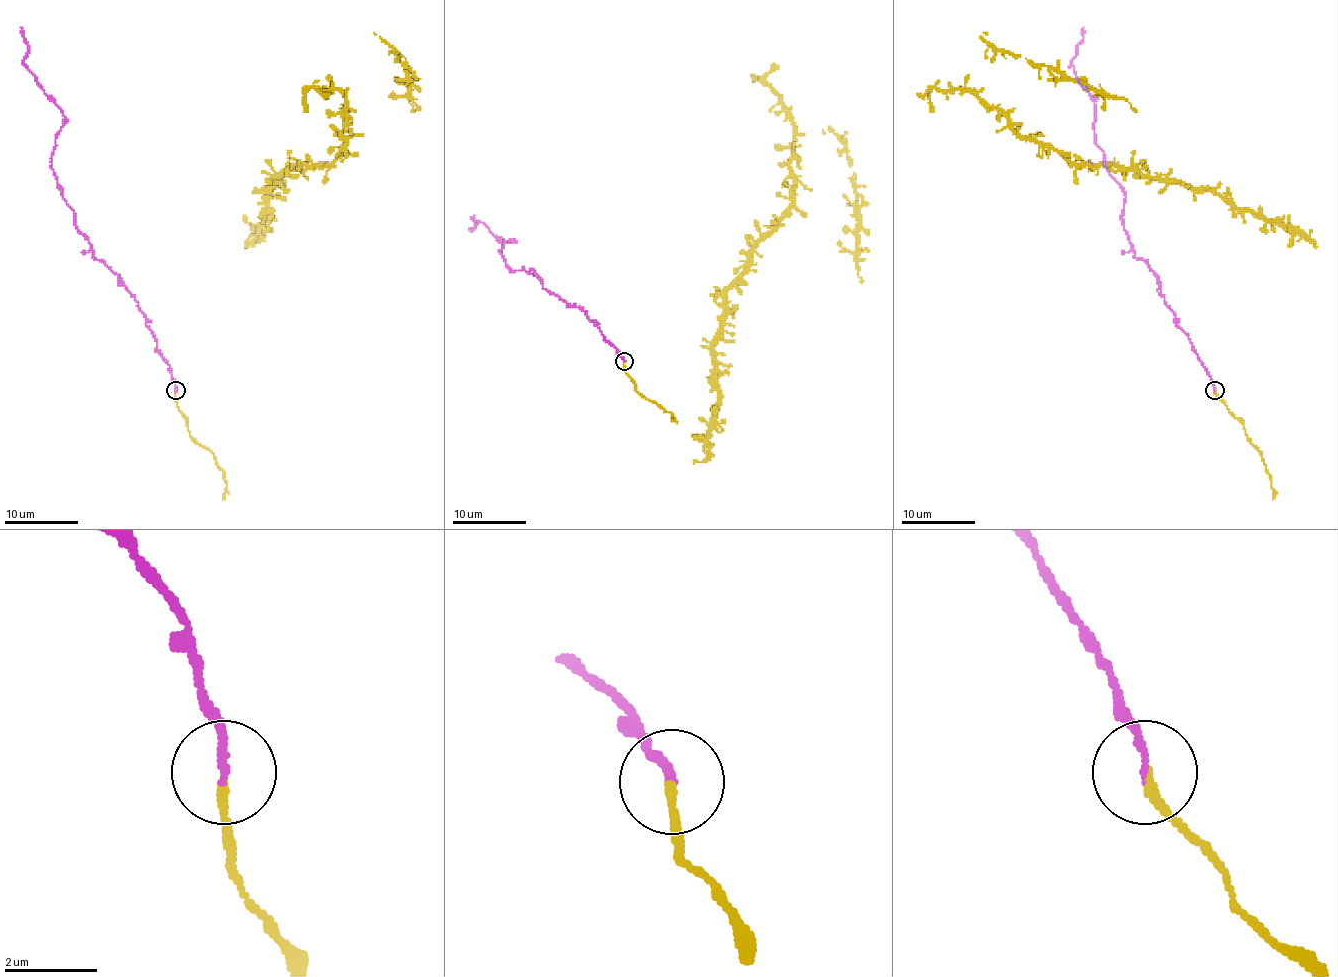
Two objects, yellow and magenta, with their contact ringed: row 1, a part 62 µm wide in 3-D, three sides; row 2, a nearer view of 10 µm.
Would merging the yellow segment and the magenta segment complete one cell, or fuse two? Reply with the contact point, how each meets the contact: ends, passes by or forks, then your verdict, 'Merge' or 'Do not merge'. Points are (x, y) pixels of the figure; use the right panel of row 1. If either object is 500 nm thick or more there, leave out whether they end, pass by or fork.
Place: (1214, 390). At the ring yellow ends. At the ring magenta ends. Merge

